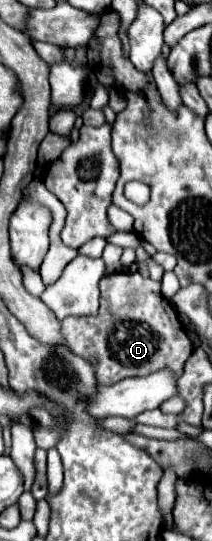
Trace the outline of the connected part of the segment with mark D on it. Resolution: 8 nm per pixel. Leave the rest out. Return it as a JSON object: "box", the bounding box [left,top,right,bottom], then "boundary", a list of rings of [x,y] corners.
{"box":[61,271,193,385],"boundary":[[[139,271],[111,273],[111,275],[103,277],[99,285],[101,285],[101,307],[95,317],[67,317],[61,321],[61,329],[63,329],[63,337],[65,337],[67,345],[75,353],[81,353],[83,357],[89,357],[95,361],[99,383],[115,385],[121,379],[149,375],[163,367],[171,367],[179,375],[185,361],[193,353],[193,345],[187,339],[187,333],[185,333],[173,305],[165,297],[161,299],[161,285],[145,279]]]}

